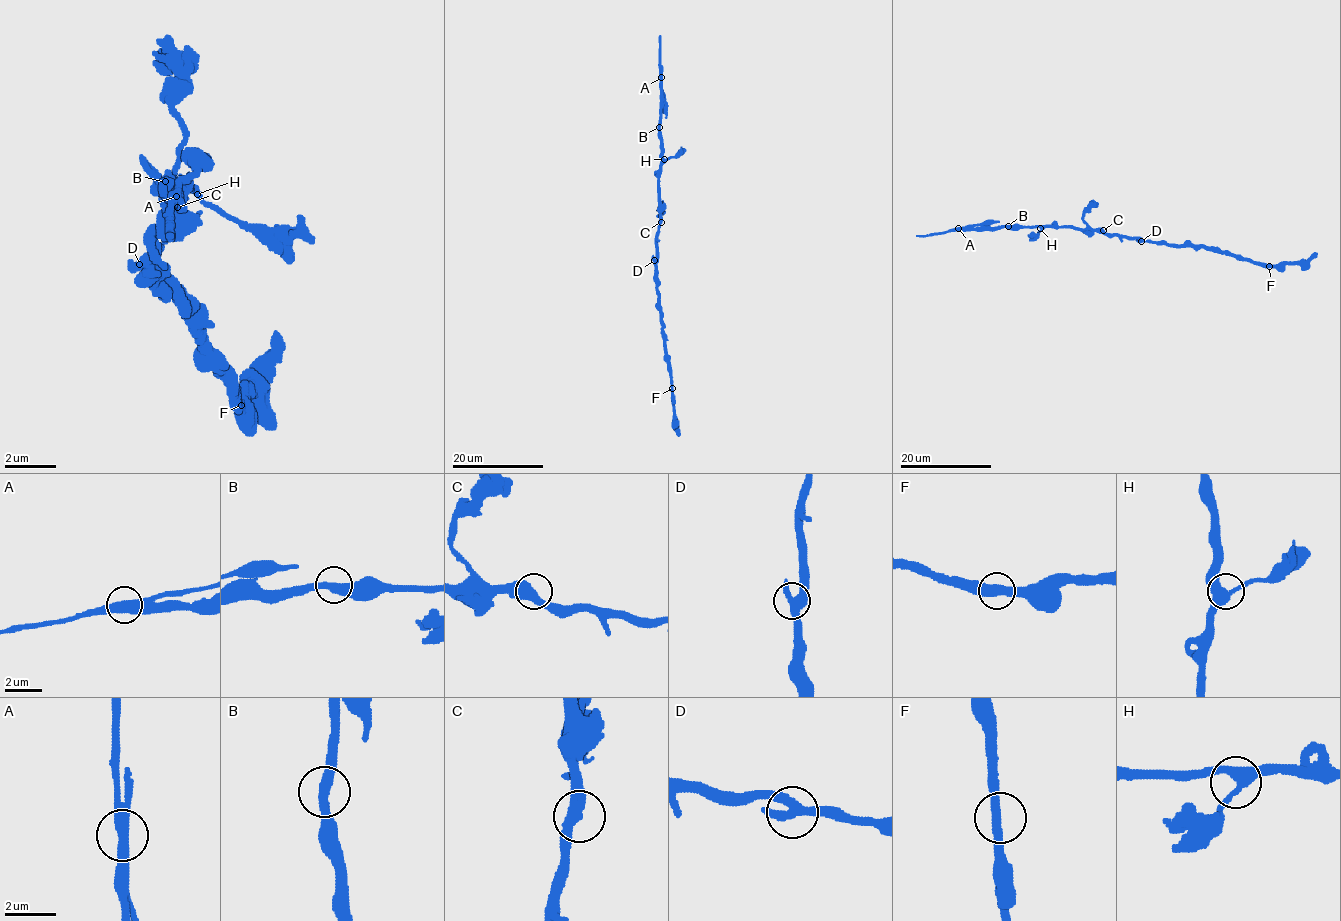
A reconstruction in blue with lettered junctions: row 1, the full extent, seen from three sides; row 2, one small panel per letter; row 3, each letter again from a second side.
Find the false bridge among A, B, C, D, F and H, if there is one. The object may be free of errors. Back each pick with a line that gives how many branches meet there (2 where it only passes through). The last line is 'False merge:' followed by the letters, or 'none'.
A: 2 branches meet
False merge: A

